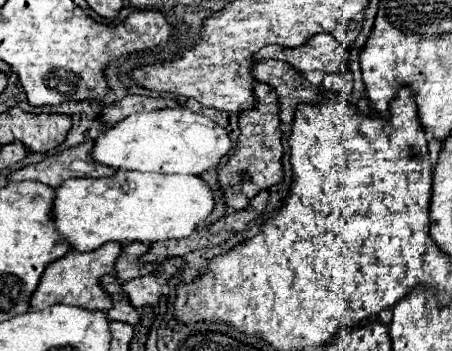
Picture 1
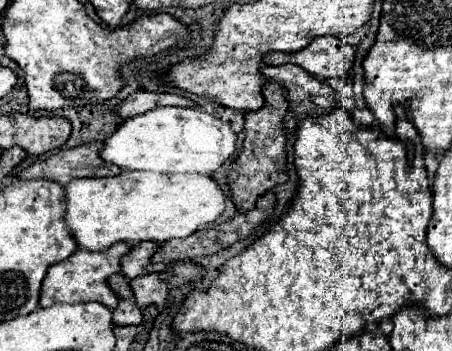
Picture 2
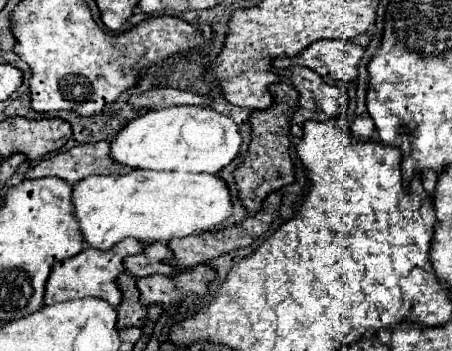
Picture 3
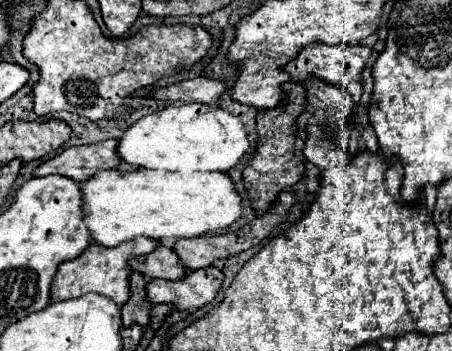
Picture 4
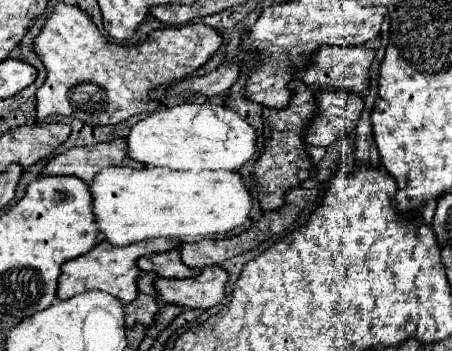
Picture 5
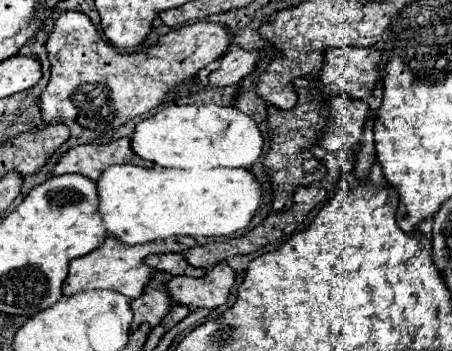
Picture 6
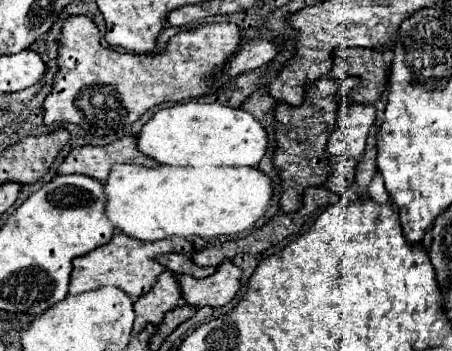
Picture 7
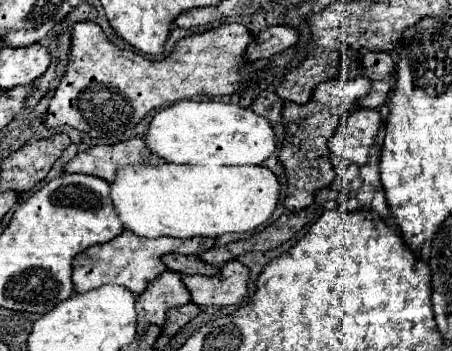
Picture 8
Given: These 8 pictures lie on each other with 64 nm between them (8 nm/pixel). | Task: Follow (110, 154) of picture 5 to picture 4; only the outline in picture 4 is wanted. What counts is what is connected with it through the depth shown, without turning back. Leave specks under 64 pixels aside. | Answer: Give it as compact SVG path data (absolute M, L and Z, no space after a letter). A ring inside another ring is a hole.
M104 140L88 146L72 146L62 154L44 160L32 172L32 176L60 174L76 182L86 182L98 170L122 170L122 172L132 170L132 166L118 156L116 144L118 144L116 140Z

